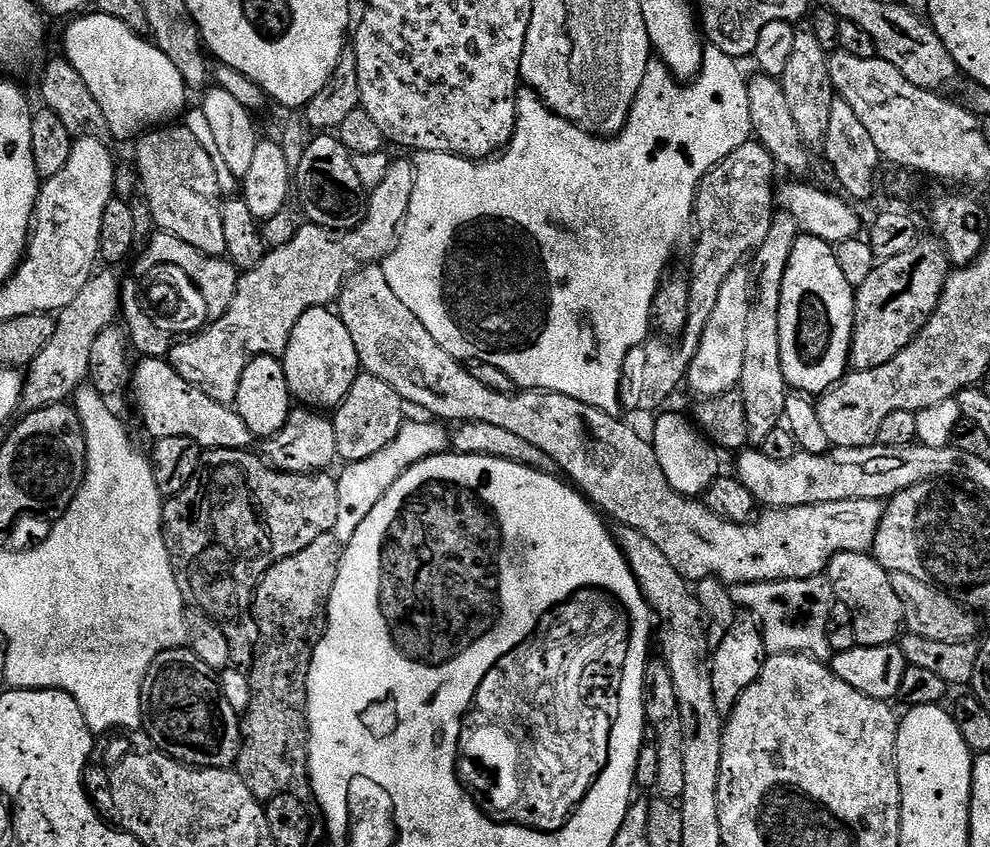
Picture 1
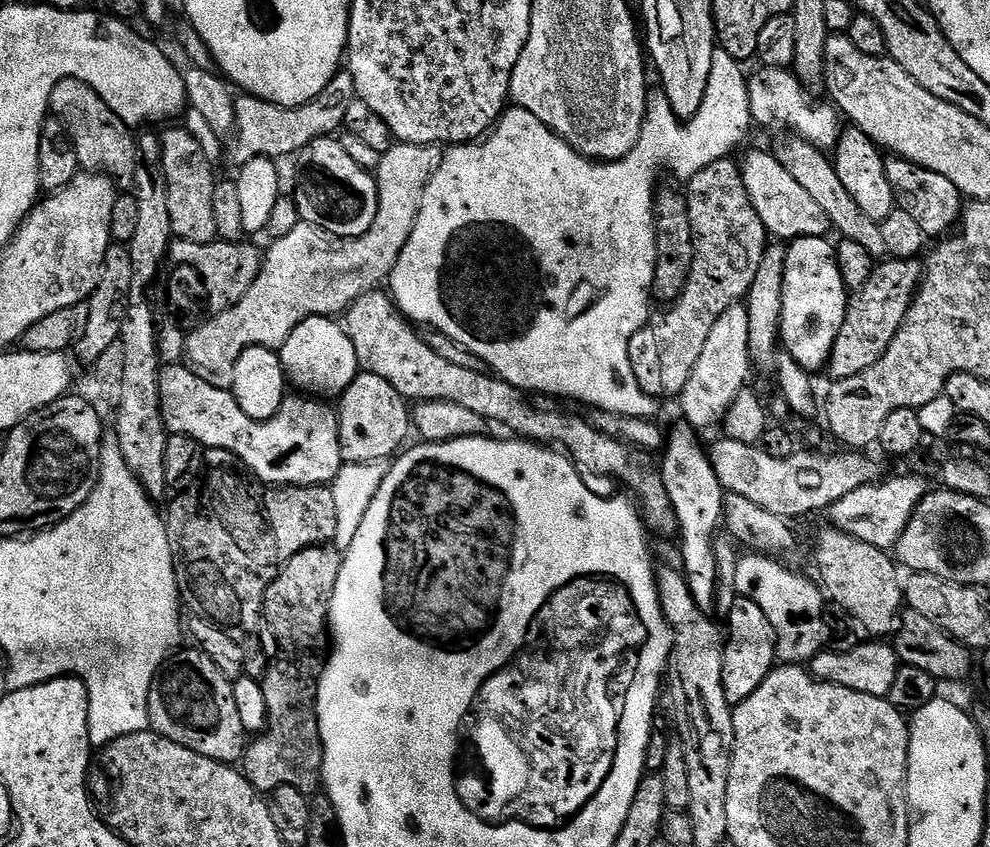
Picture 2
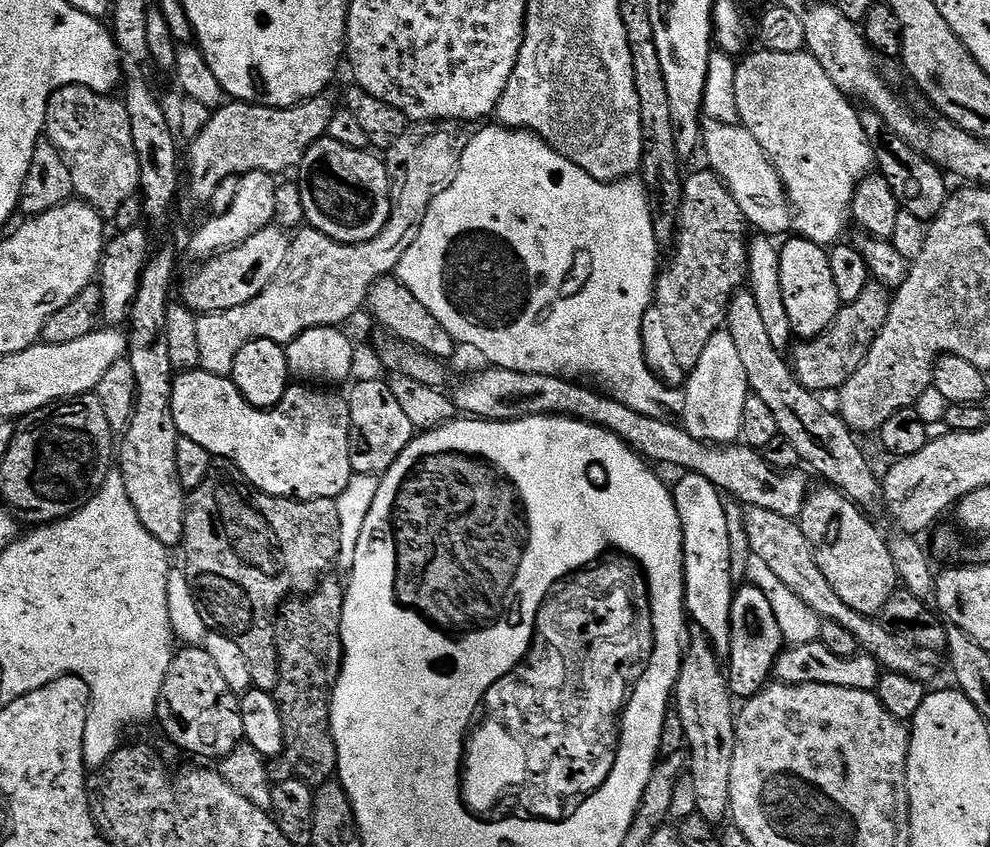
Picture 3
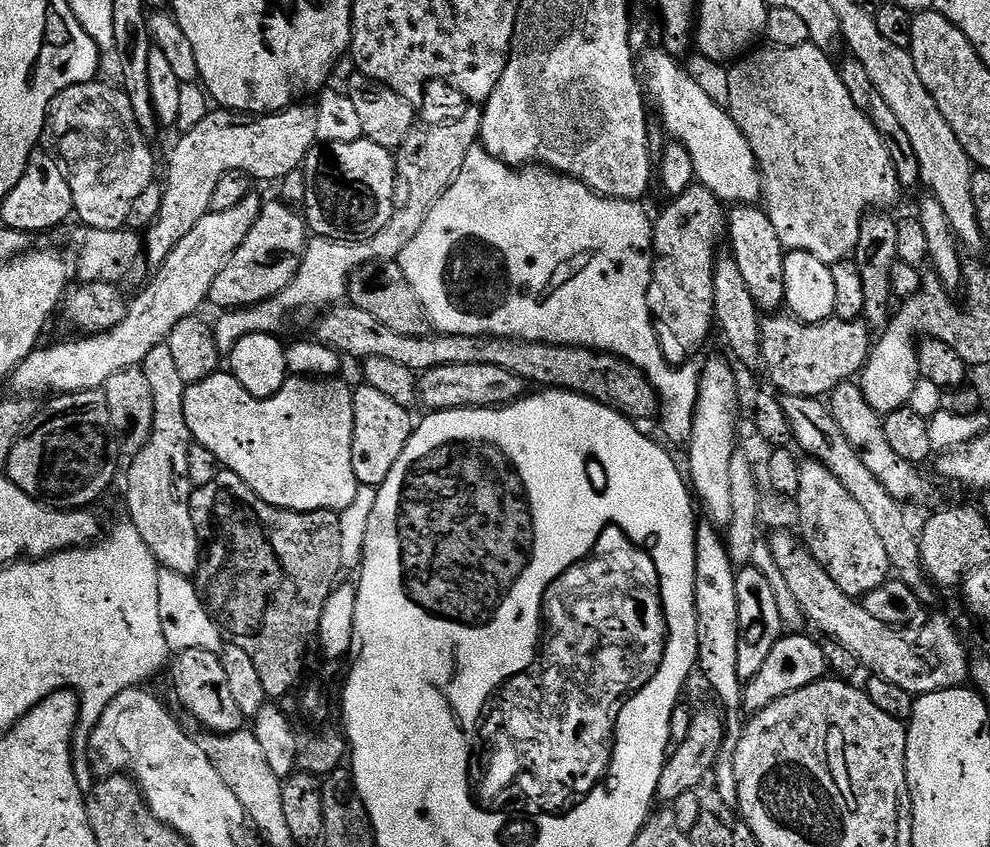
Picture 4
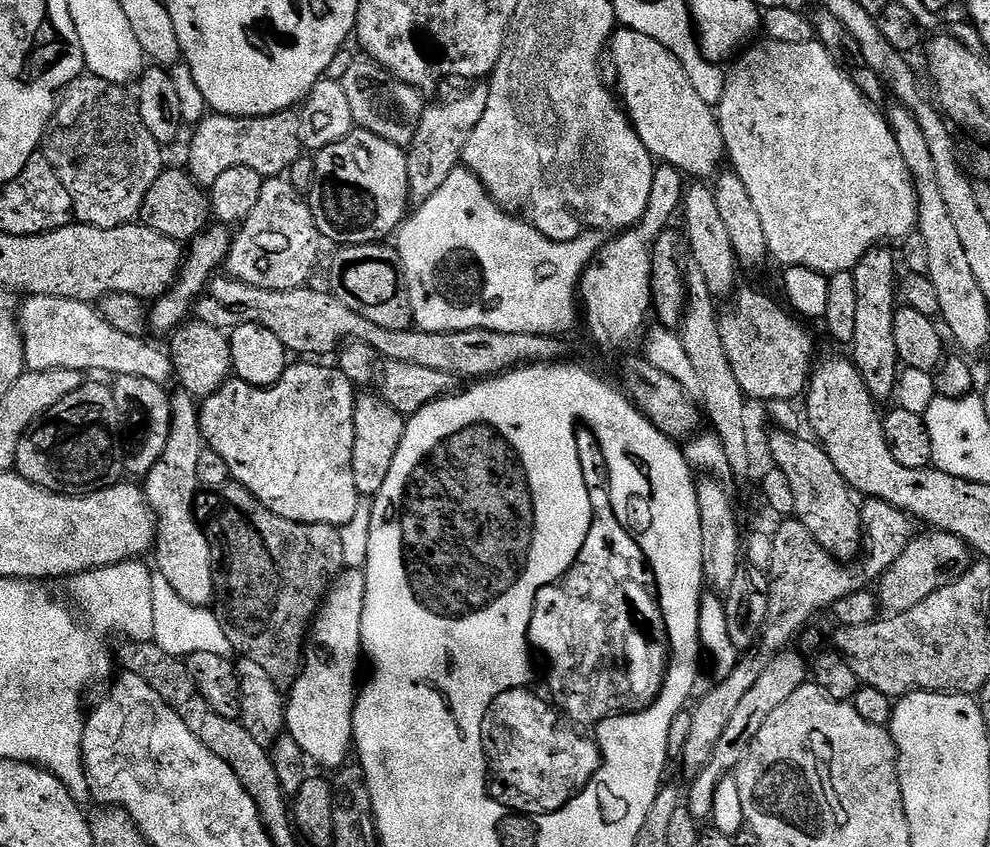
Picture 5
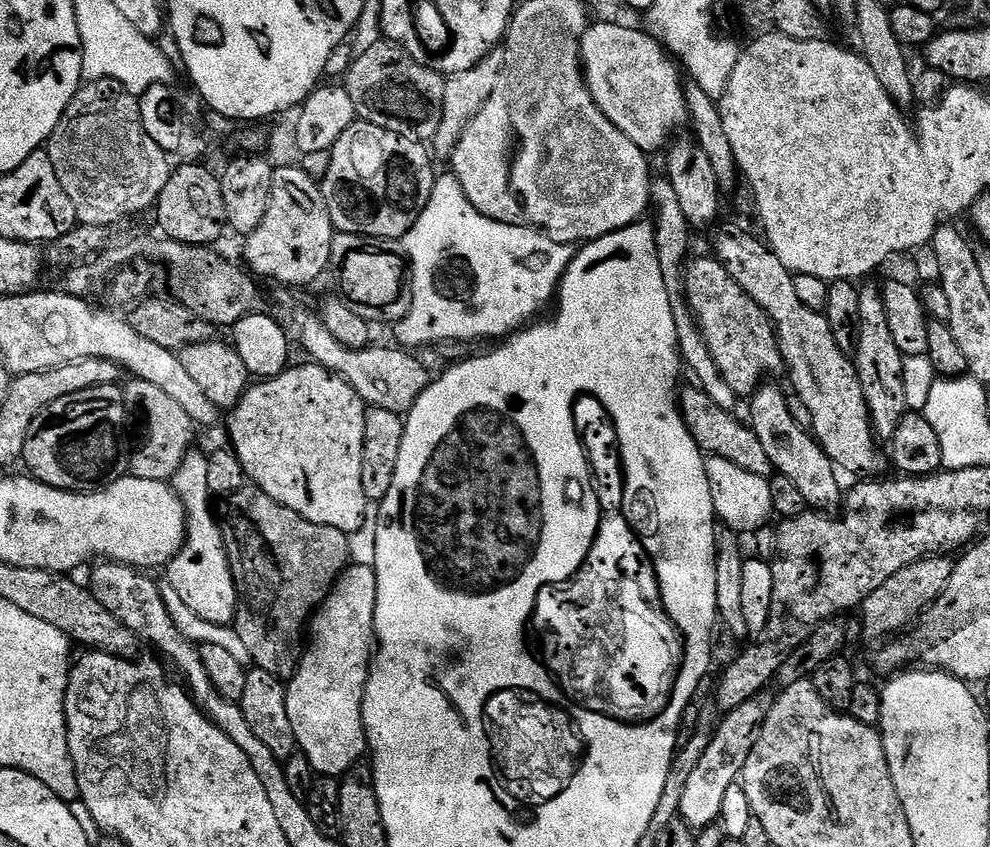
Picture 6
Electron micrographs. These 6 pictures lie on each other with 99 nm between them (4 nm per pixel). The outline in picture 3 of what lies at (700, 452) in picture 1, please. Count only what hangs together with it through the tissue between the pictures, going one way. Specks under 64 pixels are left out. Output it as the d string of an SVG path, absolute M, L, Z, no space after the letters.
M685 473L672 493L683 532L684 605L697 628L708 637L718 656L729 654L730 610L736 583L731 578L728 523L725 501L720 490L708 478Z

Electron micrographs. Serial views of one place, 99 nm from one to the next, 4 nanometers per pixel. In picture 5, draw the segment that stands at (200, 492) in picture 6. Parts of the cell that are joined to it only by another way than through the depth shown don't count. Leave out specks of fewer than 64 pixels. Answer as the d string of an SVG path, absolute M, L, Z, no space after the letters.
M176 390L172 397L172 425L170 438L166 438L166 450L162 450L162 458L154 462L148 475L143 477L144 496L156 517L156 552L155 571L186 602L208 606L216 595L216 569L212 563L213 547L207 531L200 529L196 521L196 512L192 507L196 504L196 492L200 488L198 482L198 458L204 449L204 435L200 429L200 404L197 397L189 392Z

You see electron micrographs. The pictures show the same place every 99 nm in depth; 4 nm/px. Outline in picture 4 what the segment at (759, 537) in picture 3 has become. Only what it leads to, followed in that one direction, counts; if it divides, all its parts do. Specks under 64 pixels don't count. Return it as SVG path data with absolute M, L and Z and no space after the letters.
M773 531L767 537L768 549L774 556L790 594L802 606L805 621L813 624L830 640L836 640L860 663L865 673L886 678L894 686L902 686L913 696L919 698L931 692L941 692L947 688L959 688L970 676L970 655L964 649L956 628L944 616L936 616L925 624L915 626L893 626L878 622L871 614L866 614L863 603L855 596L848 596L838 590L838 582L810 554L803 539L795 531Z

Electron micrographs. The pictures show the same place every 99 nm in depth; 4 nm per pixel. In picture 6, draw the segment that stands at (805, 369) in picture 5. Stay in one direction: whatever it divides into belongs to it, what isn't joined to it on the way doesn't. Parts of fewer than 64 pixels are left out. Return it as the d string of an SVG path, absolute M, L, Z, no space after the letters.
M708 256L689 259L684 270L684 296L718 373L737 398L750 398L767 381L767 376L784 368L776 329L762 306L726 274L719 260Z

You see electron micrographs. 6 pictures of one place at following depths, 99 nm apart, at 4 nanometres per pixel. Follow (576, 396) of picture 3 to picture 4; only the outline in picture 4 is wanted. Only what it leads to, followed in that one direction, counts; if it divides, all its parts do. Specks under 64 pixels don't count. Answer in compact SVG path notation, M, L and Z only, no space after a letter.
M475 364L474 366L438 366L434 370L426 370L425 372L421 372L418 376L418 400L421 405L423 403L425 404L425 409L427 409L428 412L445 412L446 410L454 410L455 408L504 408L507 404L512 404L515 400L521 399L526 392L526 389L524 388L526 388L526 382L522 378L518 378L518 374L510 374L510 370L502 370L498 366L486 366L485 364Z

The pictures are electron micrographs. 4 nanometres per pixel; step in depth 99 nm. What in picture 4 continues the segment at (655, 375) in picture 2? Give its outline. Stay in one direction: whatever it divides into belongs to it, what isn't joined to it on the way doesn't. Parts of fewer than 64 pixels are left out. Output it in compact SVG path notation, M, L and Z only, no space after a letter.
M696 182L683 194L667 201L669 204L655 217L652 226L652 282L655 291L660 291L660 312L655 317L656 334L670 363L684 366L691 356L700 352L700 347L714 332L716 311L714 310L714 266L728 235L728 212L723 200L703 184Z

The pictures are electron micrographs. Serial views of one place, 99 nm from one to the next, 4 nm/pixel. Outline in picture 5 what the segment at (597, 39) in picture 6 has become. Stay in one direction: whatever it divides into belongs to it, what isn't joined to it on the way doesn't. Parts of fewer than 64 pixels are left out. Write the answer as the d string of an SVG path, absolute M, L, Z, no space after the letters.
M621 27L610 41L610 60L611 56L616 63L616 76L620 79L619 99L651 156L657 161L674 165L692 178L715 177L721 167L720 159L725 159L726 156L720 121L713 105L704 102L698 90L694 90L694 82L690 82L682 62L678 62L678 58L674 58L674 54L670 54L670 50L662 46L662 42L625 27Z

